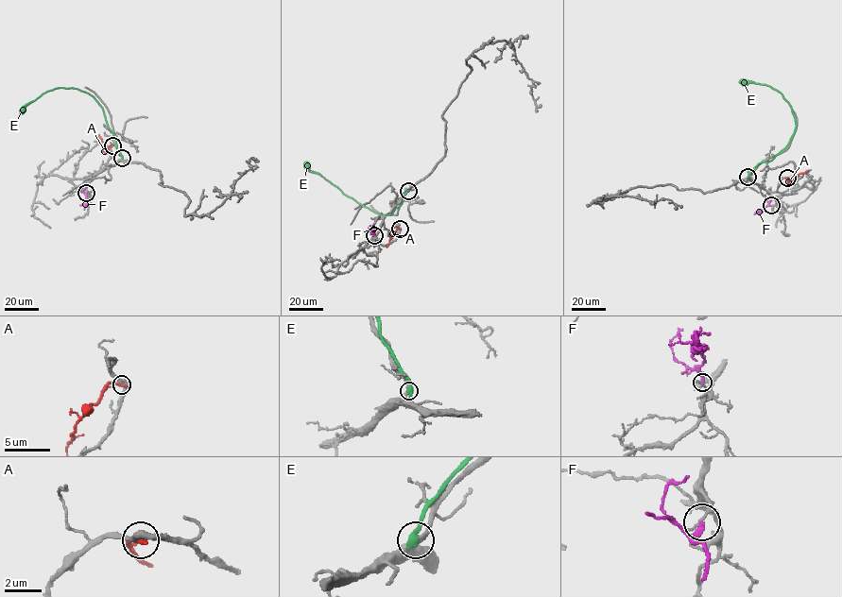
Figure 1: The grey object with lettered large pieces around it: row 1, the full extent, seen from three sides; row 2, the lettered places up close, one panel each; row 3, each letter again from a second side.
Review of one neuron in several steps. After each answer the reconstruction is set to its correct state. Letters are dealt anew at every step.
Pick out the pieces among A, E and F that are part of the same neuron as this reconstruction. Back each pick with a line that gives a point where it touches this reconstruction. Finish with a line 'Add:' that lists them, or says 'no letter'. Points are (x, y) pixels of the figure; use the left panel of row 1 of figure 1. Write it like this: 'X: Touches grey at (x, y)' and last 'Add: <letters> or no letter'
Add: no letter

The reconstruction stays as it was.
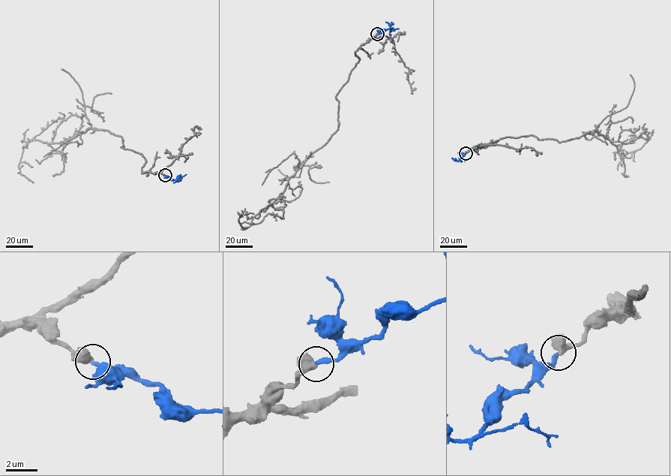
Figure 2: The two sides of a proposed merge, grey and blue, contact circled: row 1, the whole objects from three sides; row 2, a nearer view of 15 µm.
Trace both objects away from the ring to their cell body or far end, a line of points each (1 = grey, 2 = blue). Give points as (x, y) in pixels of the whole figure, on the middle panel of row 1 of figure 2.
1: (378, 34), (355, 51), (358, 61), (336, 97), (338, 129), (242, 227), (240, 215), (253, 213)
2: (378, 34), (390, 28), (398, 28)

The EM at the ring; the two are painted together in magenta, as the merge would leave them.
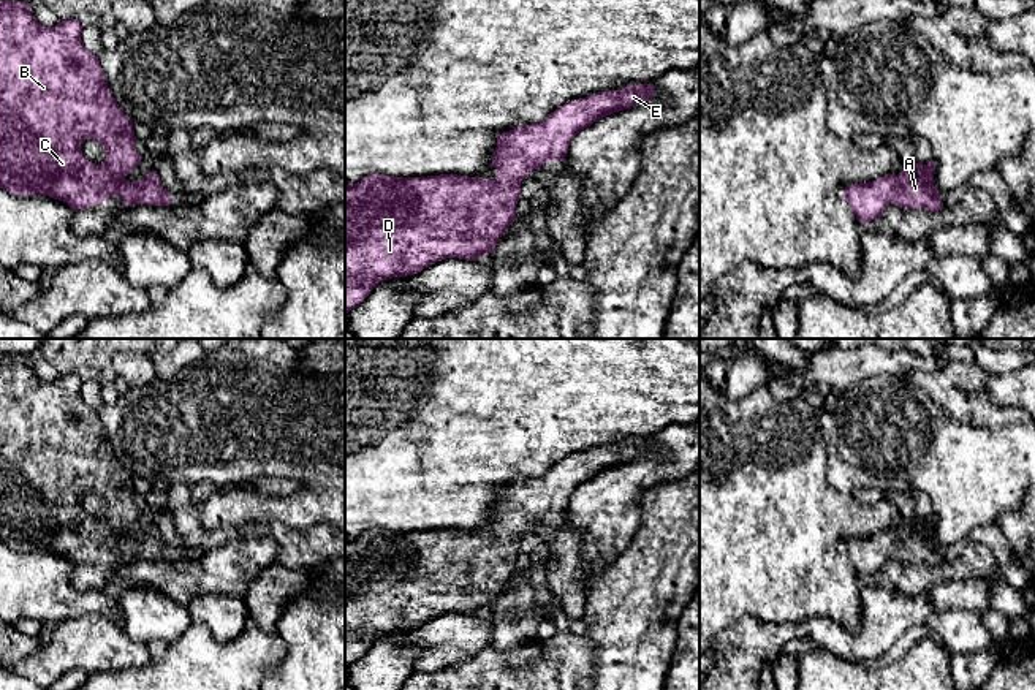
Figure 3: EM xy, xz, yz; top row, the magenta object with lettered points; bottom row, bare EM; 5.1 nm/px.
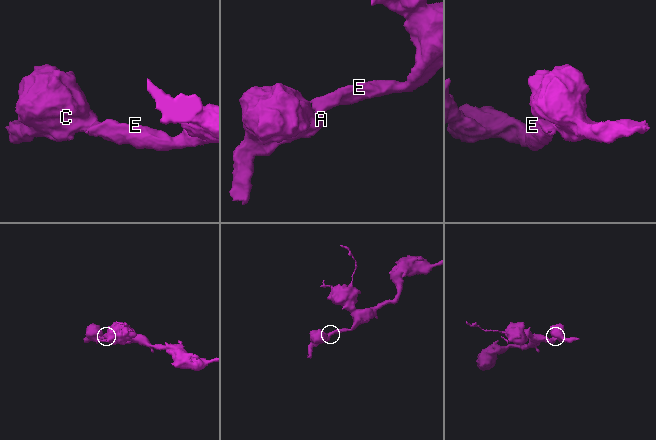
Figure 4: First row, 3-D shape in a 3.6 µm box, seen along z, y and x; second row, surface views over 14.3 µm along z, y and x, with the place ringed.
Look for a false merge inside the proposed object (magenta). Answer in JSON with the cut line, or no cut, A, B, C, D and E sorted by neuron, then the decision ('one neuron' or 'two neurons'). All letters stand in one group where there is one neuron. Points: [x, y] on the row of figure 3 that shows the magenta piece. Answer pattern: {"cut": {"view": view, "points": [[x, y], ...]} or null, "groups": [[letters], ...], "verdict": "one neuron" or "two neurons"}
{"cut": null, "groups": [["A", "B", "C", "D", "E"]], "verdict": "one neuron"}

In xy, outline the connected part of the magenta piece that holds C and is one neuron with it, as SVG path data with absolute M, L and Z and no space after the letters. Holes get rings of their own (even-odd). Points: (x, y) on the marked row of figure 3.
M0 0L0 188L6 190L14 196L35 196L46 195L54 199L66 203L74 212L84 207L97 206L109 198L122 196L122 207L135 204L147 206L168 206L171 203L171 191L168 191L158 179L158 174L154 171L138 182L125 180L123 177L130 174L142 160L142 157L135 149L135 130L133 122L123 111L119 108L116 98L112 97L111 89L106 84L104 73L101 70L100 60L97 55L89 52L81 41L82 25L76 19L60 21L54 27L41 25L30 11L30 3L16 2L16 0ZM84 139L95 139L100 142L106 152L106 158L97 165L89 161L82 150L81 142Z

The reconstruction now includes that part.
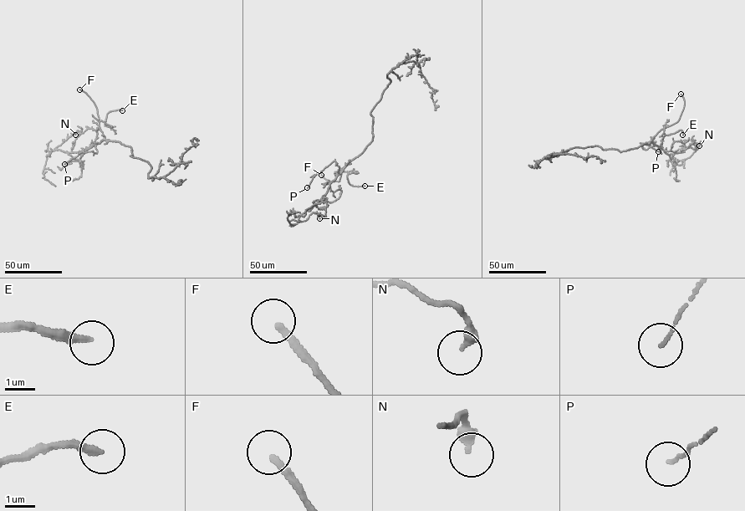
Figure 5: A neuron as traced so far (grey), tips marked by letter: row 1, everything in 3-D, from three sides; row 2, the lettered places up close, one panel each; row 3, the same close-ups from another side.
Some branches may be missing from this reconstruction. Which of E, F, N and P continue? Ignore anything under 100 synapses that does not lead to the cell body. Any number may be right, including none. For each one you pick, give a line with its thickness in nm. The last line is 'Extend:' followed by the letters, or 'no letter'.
F: 240 nm thick
Extend: F

